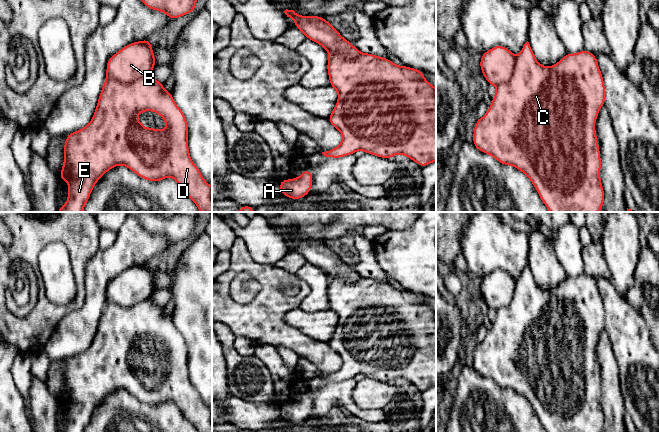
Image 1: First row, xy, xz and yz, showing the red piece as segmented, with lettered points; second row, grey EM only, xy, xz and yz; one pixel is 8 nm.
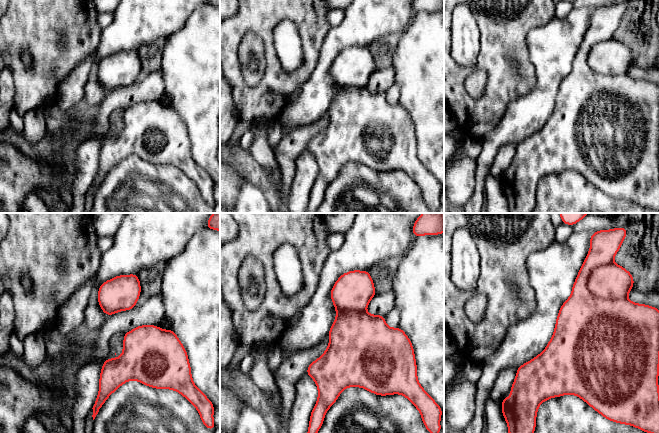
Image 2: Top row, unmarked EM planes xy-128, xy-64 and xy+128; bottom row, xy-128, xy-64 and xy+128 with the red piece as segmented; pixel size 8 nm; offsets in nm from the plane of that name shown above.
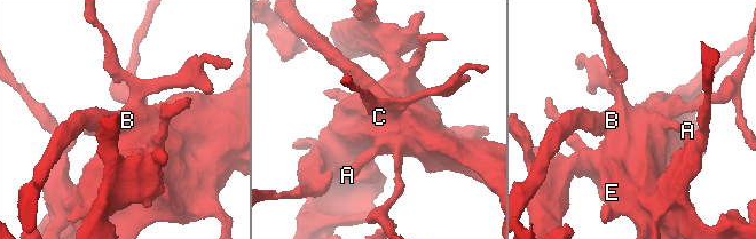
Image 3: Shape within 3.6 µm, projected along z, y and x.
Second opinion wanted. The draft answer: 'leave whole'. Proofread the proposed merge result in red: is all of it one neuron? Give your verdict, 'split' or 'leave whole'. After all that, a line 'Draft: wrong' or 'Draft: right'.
split
Draft: wrong

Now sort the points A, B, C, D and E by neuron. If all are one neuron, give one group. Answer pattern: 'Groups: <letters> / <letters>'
Groups: A C D E / B

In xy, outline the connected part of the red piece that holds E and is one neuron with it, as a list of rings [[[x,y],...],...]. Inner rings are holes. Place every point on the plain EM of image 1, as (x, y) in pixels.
[[[146,300],[133,306],[125,307],[114,302],[106,302],[99,324],[90,347],[84,352],[70,357],[64,368],[65,383],[59,404],[69,408],[68,424],[61,432],[84,432],[96,406],[108,394],[117,389],[125,389],[139,401],[157,406],[164,402],[174,402],[185,418],[198,432],[212,432],[212,411],[204,404],[201,396],[193,387],[188,373],[188,350],[185,339],[175,328],[171,315],[163,313],[164,306],[158,306],[153,301]],[[147,334],[159,338],[167,349],[165,354],[144,352],[135,341]]]

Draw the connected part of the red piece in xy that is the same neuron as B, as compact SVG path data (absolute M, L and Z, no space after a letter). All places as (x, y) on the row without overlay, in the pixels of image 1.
M146 263L133 266L110 281L107 286L106 302L130 307L149 300L154 291L154 276L151 266Z

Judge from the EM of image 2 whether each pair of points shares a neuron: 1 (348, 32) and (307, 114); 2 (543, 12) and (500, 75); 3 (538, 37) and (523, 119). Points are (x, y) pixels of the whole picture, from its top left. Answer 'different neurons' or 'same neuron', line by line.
1: same neuron
2: same neuron
3: same neuron

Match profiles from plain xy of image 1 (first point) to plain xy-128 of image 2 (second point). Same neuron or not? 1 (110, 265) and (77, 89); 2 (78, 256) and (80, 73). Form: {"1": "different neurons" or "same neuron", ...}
{"1": "different neurons", "2": "different neurons"}

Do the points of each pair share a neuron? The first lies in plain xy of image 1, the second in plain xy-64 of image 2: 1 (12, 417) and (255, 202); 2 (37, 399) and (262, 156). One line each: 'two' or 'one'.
1: one
2: one

